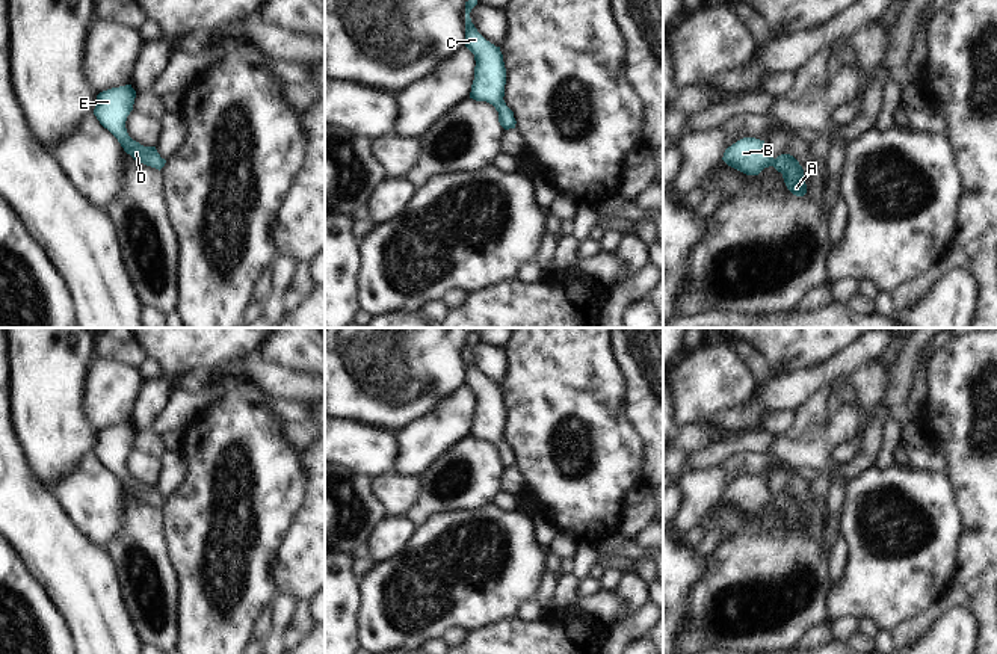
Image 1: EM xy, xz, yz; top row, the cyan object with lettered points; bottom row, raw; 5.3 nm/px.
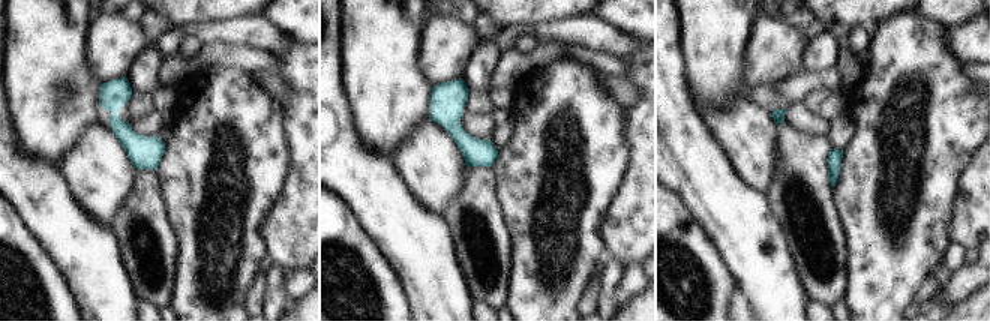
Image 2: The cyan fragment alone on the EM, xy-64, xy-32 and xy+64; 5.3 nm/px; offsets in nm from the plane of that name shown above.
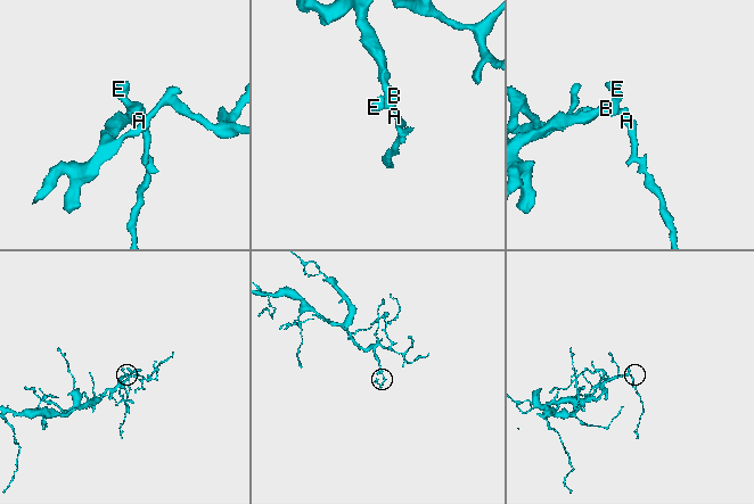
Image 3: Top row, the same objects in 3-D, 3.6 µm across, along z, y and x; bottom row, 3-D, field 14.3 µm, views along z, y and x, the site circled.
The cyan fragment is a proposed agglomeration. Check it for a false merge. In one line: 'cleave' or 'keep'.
keep

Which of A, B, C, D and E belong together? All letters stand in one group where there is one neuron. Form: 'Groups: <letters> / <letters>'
Groups: A B C D E

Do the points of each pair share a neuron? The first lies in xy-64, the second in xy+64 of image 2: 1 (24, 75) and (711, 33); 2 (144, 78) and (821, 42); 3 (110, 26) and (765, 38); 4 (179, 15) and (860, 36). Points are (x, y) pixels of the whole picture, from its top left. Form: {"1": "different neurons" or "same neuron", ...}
{"1": "same neuron", "2": "same neuron", "3": "same neuron", "4": "different neurons"}

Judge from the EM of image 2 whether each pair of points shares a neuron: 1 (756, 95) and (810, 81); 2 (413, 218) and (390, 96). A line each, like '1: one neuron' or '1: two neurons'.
1: one neuron
2: two neurons

